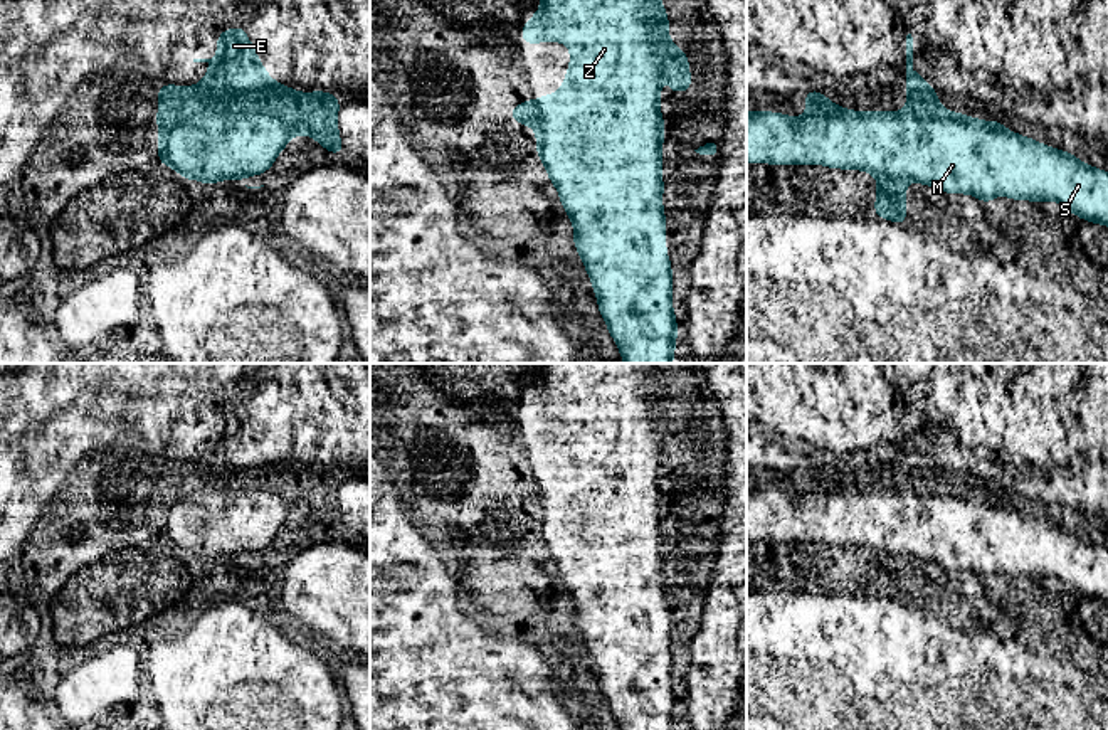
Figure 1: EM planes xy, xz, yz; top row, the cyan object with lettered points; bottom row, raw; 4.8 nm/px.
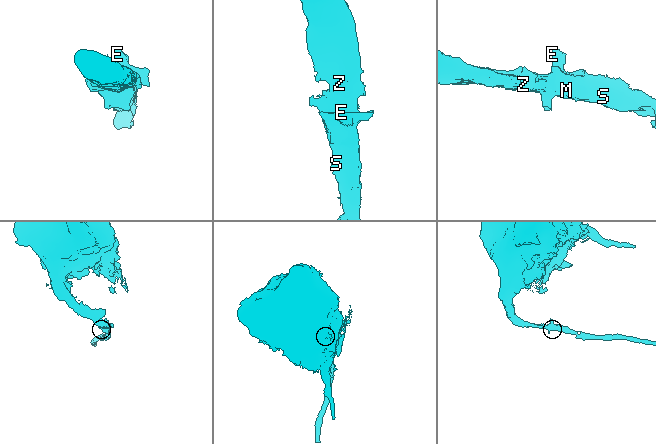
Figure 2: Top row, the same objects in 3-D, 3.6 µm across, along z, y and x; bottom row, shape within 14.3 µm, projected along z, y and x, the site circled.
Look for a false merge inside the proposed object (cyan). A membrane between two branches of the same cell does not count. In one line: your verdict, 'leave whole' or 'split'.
leave whole

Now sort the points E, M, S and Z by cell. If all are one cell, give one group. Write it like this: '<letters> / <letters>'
E M S Z

